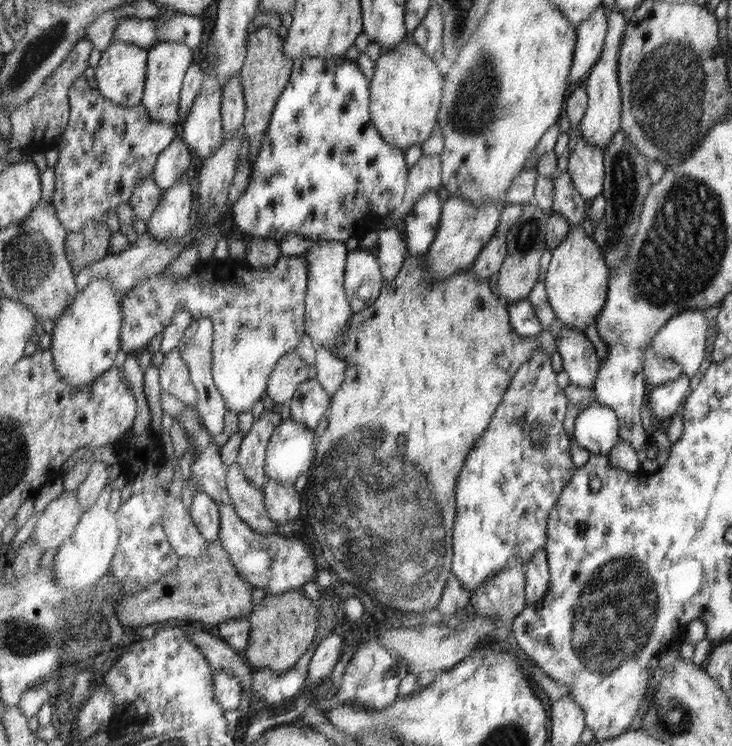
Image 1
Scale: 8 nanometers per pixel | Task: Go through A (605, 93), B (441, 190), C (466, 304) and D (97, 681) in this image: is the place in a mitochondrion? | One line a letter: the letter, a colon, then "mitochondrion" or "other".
A: other
B: other
C: other
D: other

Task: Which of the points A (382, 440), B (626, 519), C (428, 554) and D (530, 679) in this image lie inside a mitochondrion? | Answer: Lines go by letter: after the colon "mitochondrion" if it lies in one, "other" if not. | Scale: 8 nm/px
A: mitochondrion
B: other
C: mitochondrion
D: other

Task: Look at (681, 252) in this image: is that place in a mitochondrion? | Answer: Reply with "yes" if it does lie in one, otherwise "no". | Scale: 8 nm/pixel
yes

